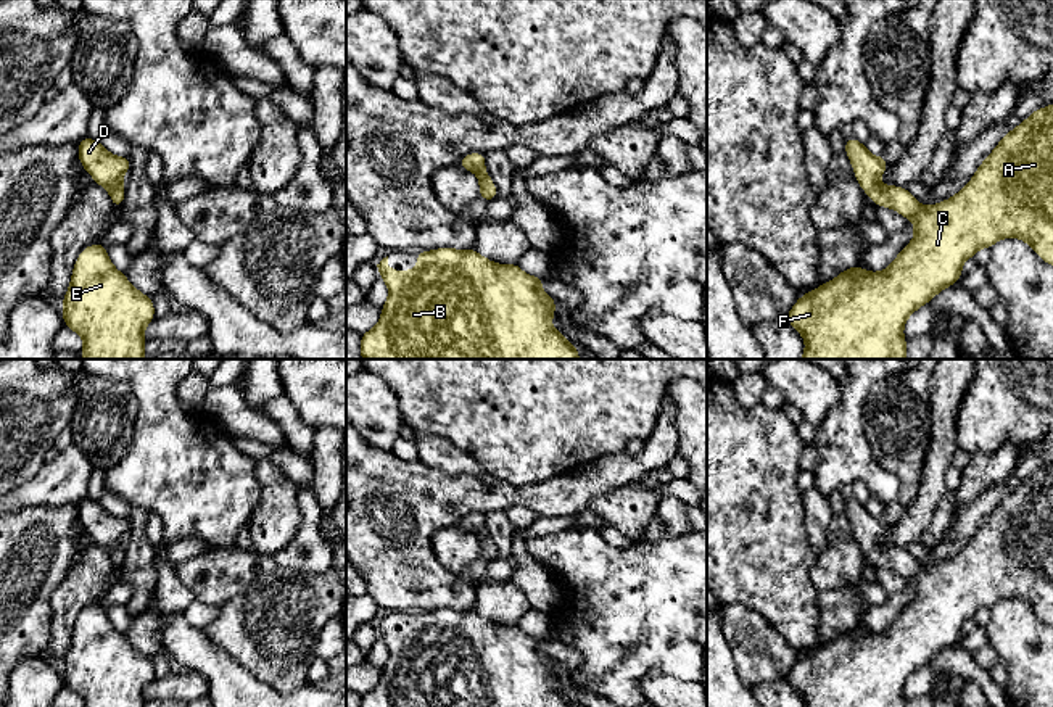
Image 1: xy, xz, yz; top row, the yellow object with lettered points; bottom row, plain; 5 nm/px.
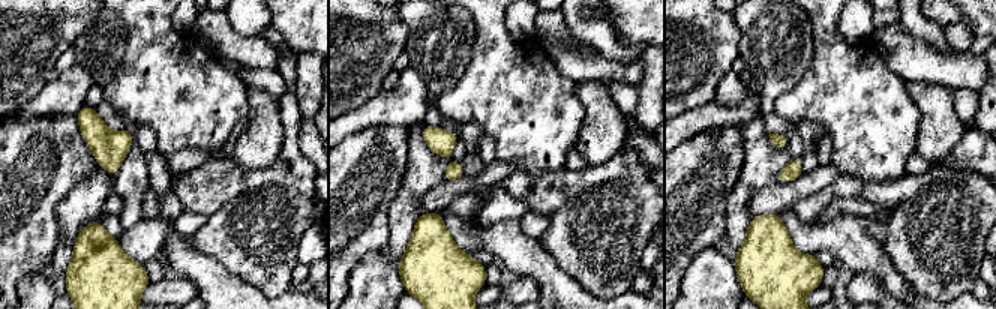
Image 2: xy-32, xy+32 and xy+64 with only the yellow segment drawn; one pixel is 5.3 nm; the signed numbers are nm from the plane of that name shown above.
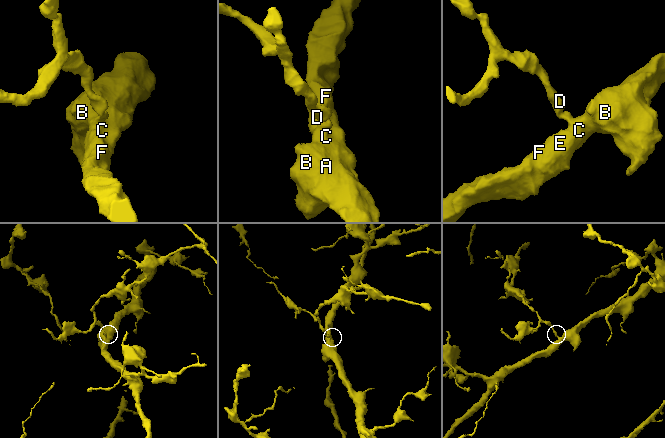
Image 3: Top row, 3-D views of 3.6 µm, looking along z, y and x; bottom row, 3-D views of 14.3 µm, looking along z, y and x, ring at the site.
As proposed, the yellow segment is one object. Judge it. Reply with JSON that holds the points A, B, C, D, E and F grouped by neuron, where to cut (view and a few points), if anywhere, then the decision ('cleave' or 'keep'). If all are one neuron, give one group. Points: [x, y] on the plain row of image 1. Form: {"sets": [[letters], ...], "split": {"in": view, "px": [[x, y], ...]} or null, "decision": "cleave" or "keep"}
{"sets": [["A", "B", "C", "D", "E", "F"]], "split": null, "decision": "keep"}

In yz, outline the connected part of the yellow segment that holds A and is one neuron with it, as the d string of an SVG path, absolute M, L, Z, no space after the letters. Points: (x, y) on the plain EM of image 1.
M1053 465L1035 470L1010 491L955 557L926 568L908 549L879 544L887 530L886 517L873 517L853 498L845 499L845 515L863 552L876 567L911 580L915 597L886 631L865 633L858 625L802 655L786 680L803 697L805 707L906 707L906 680L960 641L966 620L1001 599L1022 599L1053 626Z

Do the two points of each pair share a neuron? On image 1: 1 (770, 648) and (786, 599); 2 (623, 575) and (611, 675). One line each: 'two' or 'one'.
1: two
2: one

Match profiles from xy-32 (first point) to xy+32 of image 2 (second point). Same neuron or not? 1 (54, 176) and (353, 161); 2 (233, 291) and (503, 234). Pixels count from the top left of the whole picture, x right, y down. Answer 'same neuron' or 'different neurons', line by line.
1: same neuron
2: same neuron

